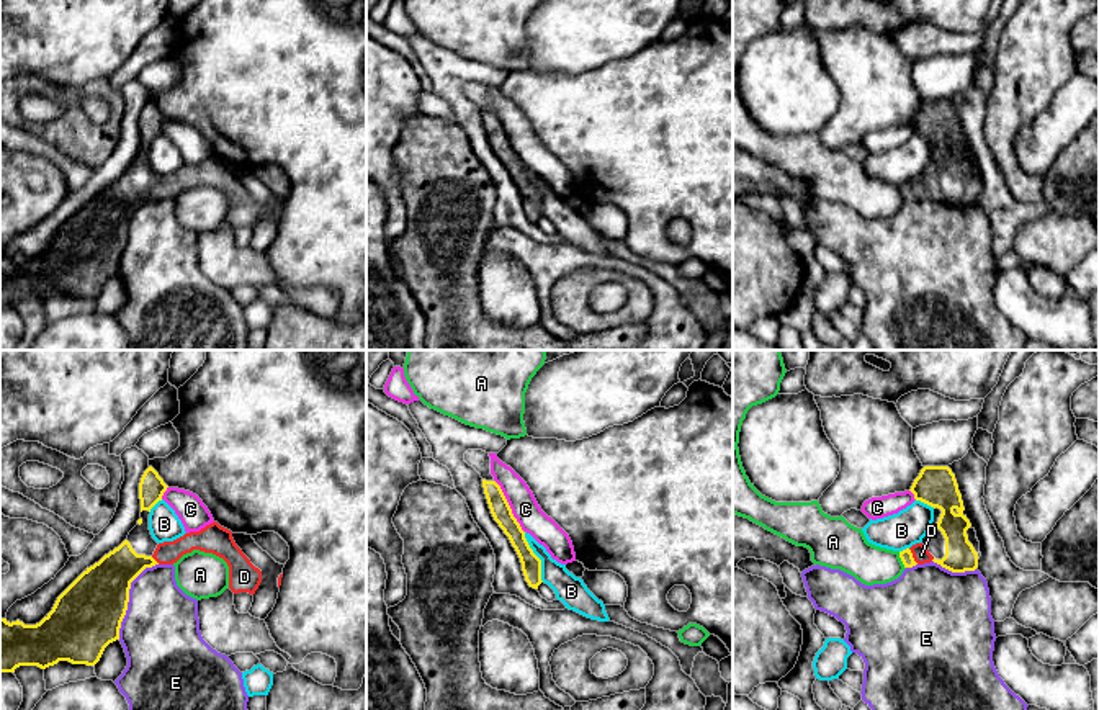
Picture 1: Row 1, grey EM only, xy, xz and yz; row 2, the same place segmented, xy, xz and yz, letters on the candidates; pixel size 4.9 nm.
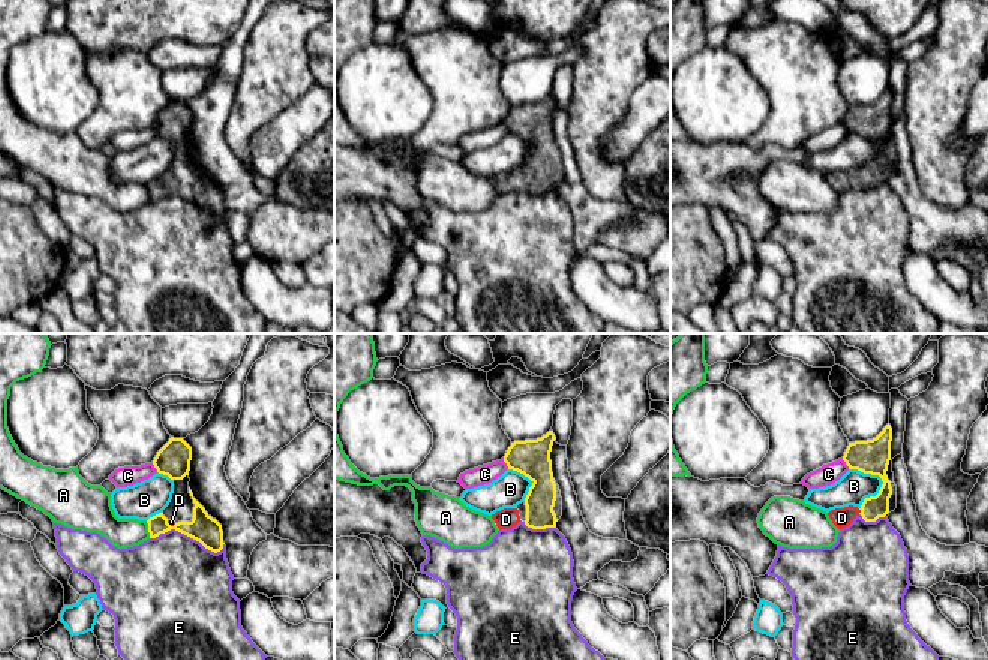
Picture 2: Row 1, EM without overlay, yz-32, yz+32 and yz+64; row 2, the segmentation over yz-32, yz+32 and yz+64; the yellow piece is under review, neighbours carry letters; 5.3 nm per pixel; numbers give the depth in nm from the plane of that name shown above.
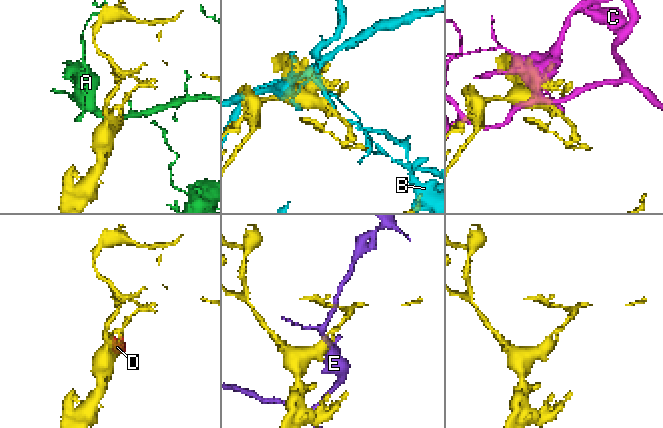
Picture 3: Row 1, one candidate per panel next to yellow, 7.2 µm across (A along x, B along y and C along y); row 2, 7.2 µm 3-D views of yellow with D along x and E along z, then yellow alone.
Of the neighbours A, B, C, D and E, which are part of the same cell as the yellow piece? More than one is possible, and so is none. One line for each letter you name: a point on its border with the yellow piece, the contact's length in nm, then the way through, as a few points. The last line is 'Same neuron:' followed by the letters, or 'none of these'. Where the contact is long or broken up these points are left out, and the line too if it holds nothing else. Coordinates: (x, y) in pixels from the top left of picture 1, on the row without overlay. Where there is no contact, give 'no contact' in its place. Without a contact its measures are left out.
D: meets yellow in yz at (911, 190); contact 90 nm long; runs through yz (906, 190), (911, 190), (921, 188)
Same neuron: D

